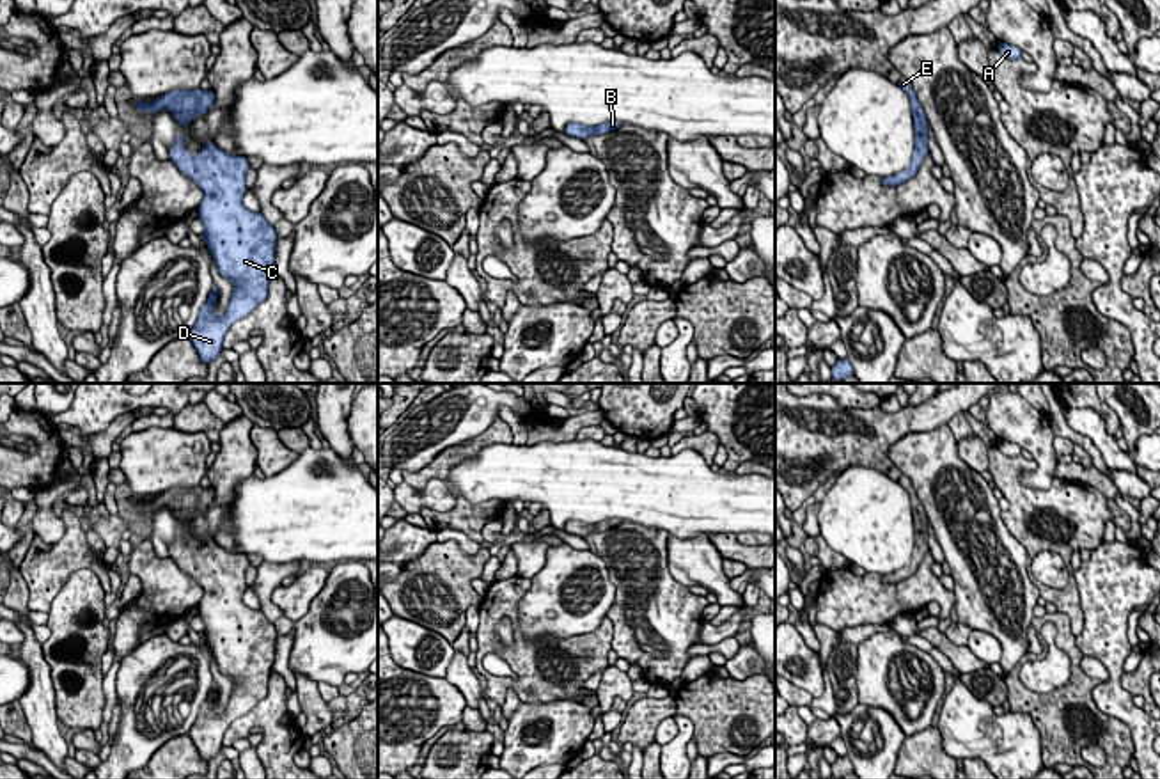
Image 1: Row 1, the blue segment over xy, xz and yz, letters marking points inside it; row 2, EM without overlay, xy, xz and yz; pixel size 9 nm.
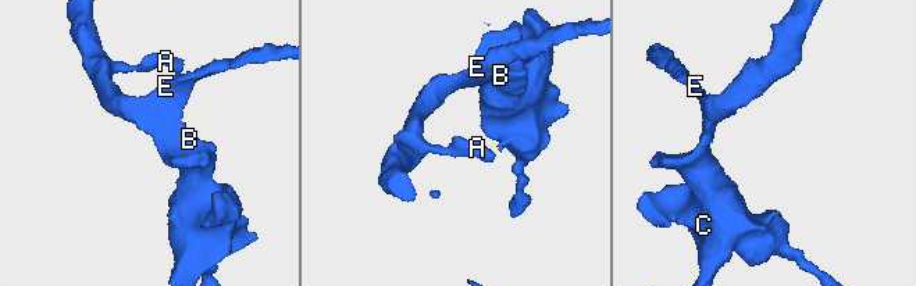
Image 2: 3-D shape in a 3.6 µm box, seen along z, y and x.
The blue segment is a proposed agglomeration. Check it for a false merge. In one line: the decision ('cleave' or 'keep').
keep

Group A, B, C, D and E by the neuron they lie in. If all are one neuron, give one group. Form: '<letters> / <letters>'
A B C D E

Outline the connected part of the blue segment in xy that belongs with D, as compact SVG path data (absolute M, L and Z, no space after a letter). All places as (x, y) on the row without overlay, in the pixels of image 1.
M179 531L170 545L170 559L204 589L197 605L204 621L200 635L220 673L234 681L222 715L215 712L218 687L213 683L188 733L200 758L209 763L223 747L223 735L231 722L268 696L278 633L261 609L254 610L243 603L245 573L250 566L245 554L227 552L208 538L195 555L184 547Z

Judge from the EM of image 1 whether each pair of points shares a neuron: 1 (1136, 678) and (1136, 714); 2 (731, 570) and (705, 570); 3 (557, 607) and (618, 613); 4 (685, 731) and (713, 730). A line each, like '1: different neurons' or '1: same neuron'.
1: different neurons
2: different neurons
3: different neurons
4: different neurons

